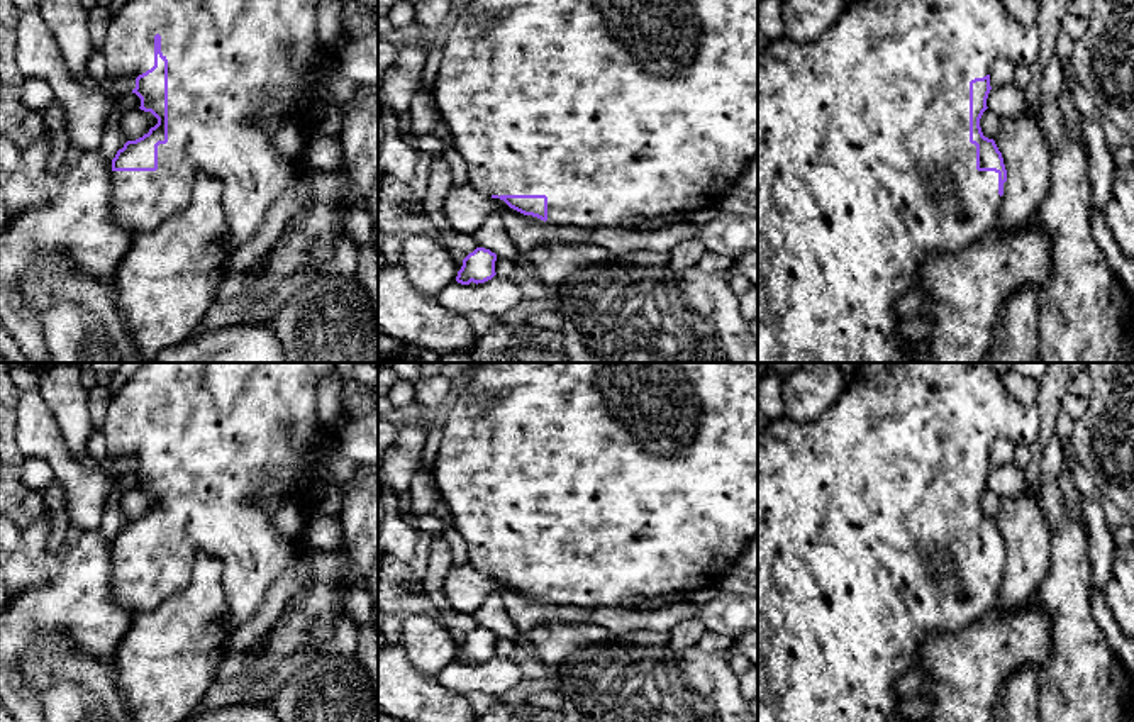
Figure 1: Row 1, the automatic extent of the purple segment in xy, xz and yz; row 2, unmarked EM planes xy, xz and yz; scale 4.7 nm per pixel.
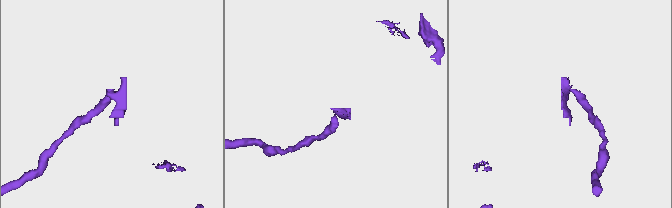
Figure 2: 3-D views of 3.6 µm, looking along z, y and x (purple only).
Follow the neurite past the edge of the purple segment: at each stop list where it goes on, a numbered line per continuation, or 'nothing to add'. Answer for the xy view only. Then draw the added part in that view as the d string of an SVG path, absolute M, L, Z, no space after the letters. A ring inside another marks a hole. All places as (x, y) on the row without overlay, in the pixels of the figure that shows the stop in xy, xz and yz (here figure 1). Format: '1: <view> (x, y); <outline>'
1: xy (227, 424); M146 363L139 368L132 378L115 393L107 407L105 422L102 425L102 434L105 437L107 454L114 459L122 456L134 456L146 453L154 446L154 415L161 415L161 432L168 439L168 522L158 525L158 549L156 551L112 551L110 553L110 586L114 598L127 608L132 615L149 610L156 602L164 600L176 591L183 590L193 575L195 558L203 553L222 564L222 588L225 595L225 627L234 632L237 627L246 624L254 617L254 614L263 607L273 583L300 558L300 551L307 547L303 541L292 541L283 537L273 519L280 508L281 500L293 490L303 490L310 500L310 508L315 512L317 497L315 492L324 485L322 466L325 459L339 451L336 439L337 427L324 425L317 414L317 383L327 375L336 363ZM307 454L317 454L317 475L314 481L307 486L297 481L293 466L297 461Z

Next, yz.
1: yz (856, 510); M863 363L848 380L837 402L812 422L795 422L787 415L764 422L758 436L758 722L907 722L897 707L902 702L895 693L895 683L917 668L919 653L926 641L939 632L954 632L975 622L997 607L1002 588L998 575L998 553L976 549L976 525L970 522L970 461L990 454L997 439L1007 437L1020 446L1032 446L1041 430L1039 410L1022 405L1005 390L998 373L973 366L971 363Z

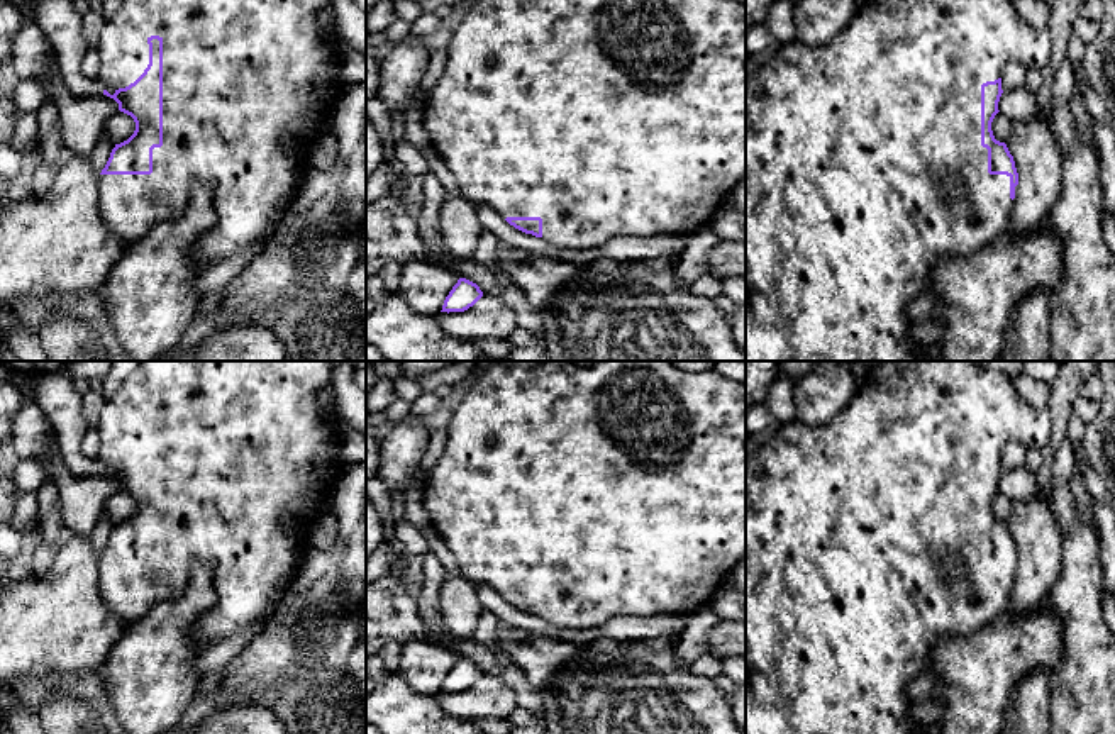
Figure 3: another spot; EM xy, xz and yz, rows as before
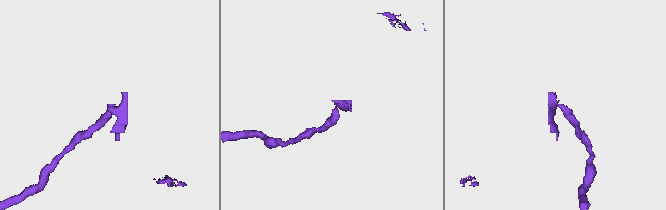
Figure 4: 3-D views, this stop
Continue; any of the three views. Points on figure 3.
1: xy (244, 446); M142 361L120 388L112 397L105 398L97 425L100 437L98 461L103 470L119 470L134 463L149 444L147 419L151 415L163 419L163 525L153 529L151 554L100 554L100 597L110 612L125 624L144 617L151 605L178 597L186 590L190 566L197 561L214 570L215 603L197 620L195 627L195 636L205 646L247 631L278 607L276 603L286 593L308 551L308 531L313 520L330 505L332 493L347 470L347 464L342 461L341 448L342 424L337 419L322 415L317 405L317 395L324 388L332 386L337 364L339 361Z

